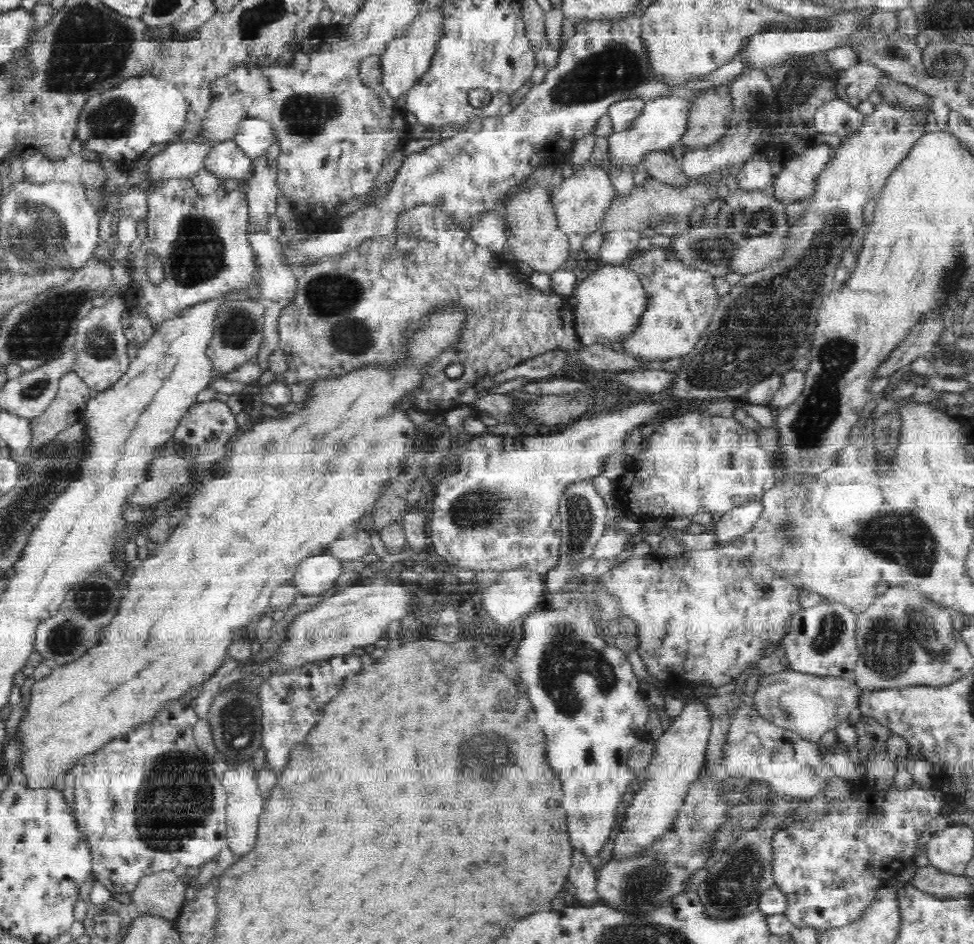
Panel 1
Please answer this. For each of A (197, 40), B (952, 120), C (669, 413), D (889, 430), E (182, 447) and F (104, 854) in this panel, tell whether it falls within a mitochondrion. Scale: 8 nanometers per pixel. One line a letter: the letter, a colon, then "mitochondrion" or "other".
A: other
B: other
C: other
D: other
E: other
F: other

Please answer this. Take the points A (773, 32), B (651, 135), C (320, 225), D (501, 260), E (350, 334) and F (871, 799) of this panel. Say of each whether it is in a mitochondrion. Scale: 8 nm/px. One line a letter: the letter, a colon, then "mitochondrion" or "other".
A: other
B: other
C: other
D: other
E: mitochondrion
F: other

